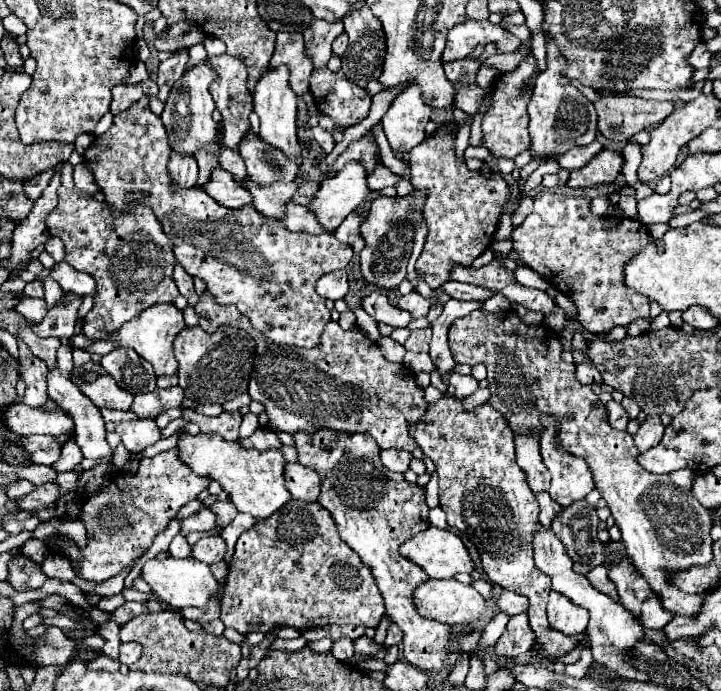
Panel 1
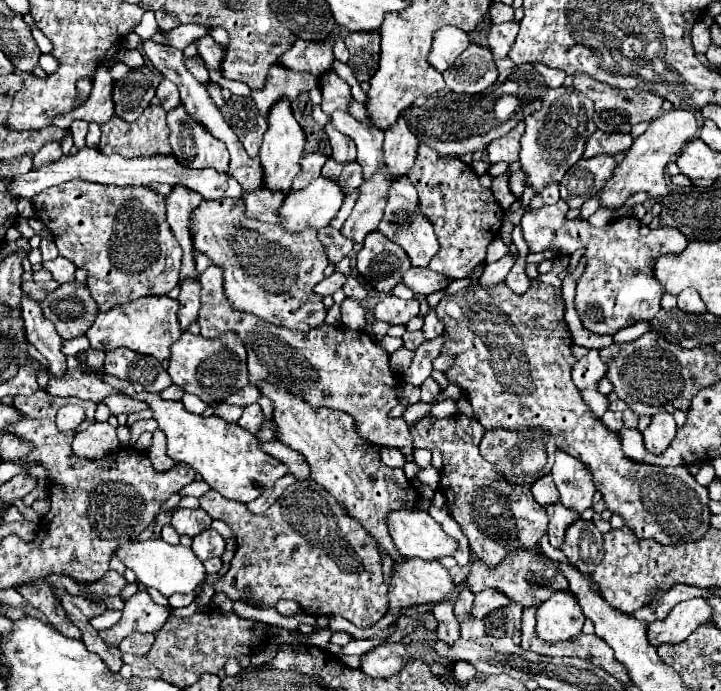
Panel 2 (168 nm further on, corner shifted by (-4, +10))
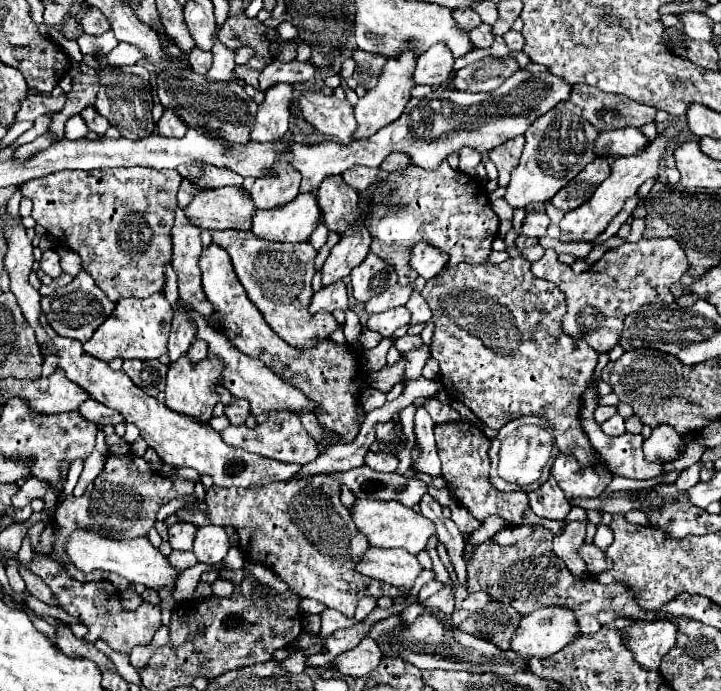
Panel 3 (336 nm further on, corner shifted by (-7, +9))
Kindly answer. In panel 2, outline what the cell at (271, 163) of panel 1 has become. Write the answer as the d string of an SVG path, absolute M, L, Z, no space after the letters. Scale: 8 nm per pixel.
M232 96L222 108L222 114L228 126L240 138L248 156L256 158L262 144L262 134L266 130L266 122L264 122L264 116L256 112L256 104L252 104L252 98Z

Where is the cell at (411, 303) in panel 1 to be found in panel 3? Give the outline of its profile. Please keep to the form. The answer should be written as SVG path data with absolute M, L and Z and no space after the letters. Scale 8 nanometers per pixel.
M395 307L395 309L383 311L383 313L371 315L367 319L367 329L377 331L383 337L389 337L389 335L393 335L395 329L399 329L401 325L407 325L409 319L411 319L411 313L405 307Z

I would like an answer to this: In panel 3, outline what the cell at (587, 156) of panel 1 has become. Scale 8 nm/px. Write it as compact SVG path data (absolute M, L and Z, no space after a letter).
M635 127L605 131L597 139L597 149L609 155L635 155L643 151L645 145L649 145L649 139Z

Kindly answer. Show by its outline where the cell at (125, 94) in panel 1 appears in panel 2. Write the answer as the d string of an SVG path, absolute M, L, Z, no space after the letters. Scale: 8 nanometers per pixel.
M100 66L96 70L96 76L92 78L94 82L94 88L92 88L92 96L88 98L86 104L78 106L76 110L72 110L68 116L60 116L56 126L60 128L70 128L72 120L80 118L80 120L86 120L86 122L98 122L98 124L104 124L112 118L112 86L114 86L114 78L110 74L108 68Z

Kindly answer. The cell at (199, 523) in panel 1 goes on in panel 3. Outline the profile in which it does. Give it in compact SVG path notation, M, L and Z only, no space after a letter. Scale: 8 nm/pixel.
M175 523L169 531L169 545L175 551L189 551L193 547L197 525L193 523Z

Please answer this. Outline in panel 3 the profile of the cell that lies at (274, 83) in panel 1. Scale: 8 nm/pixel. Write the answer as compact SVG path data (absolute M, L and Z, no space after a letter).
M279 163L273 167L277 177L263 177L255 179L251 197L257 209L275 209L289 201L293 201L299 193L299 173L291 169L287 163Z

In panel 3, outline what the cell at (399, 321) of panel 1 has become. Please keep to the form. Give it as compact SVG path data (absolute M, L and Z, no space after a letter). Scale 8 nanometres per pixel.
M319 223L319 225L315 227L315 231L311 233L311 237L309 237L309 243L311 243L315 249L321 249L323 243L327 241L327 237L329 237L329 231L325 229L323 223Z

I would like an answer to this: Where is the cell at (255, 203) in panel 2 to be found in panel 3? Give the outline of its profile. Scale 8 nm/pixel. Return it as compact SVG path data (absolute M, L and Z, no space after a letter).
M221 187L197 193L185 207L187 219L195 221L199 229L237 229L247 231L255 205L243 189Z

